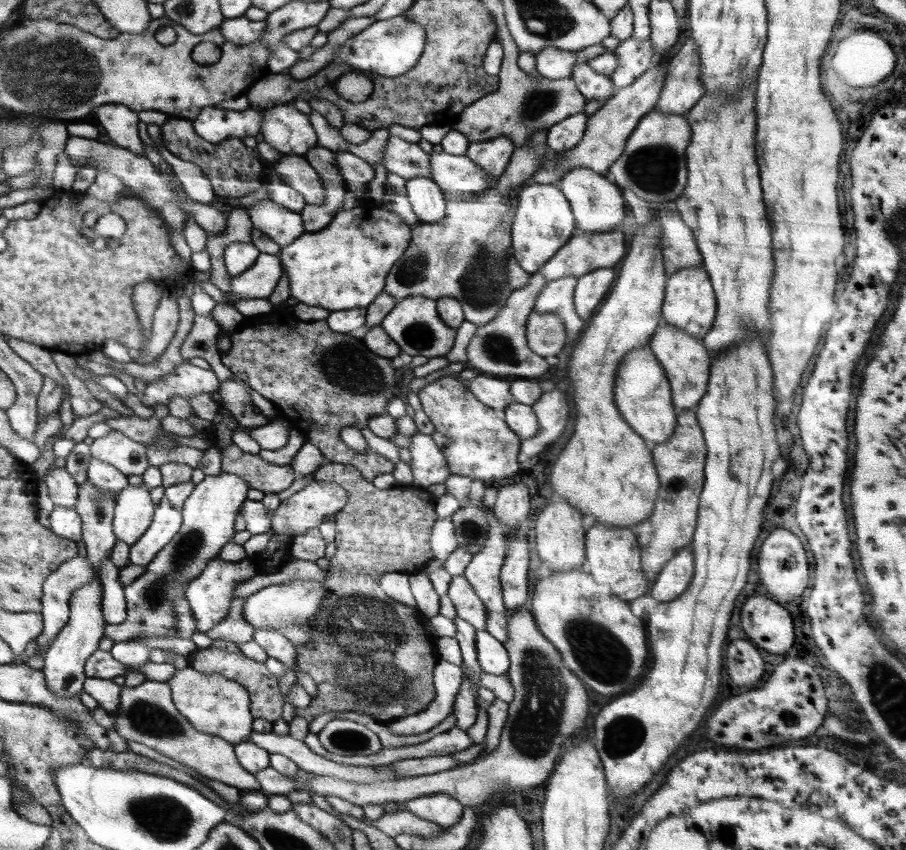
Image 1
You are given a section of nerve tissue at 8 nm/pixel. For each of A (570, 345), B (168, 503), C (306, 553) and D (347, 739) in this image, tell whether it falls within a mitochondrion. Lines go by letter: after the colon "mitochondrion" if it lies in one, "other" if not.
A: other
B: other
C: other
D: mitochondrion

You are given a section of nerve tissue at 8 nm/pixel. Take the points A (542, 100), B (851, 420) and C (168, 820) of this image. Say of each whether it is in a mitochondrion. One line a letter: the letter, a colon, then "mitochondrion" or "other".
A: mitochondrion
B: other
C: mitochondrion

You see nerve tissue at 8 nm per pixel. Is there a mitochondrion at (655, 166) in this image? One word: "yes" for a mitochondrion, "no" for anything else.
yes

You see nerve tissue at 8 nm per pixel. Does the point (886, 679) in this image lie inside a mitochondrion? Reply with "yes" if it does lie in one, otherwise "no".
yes

